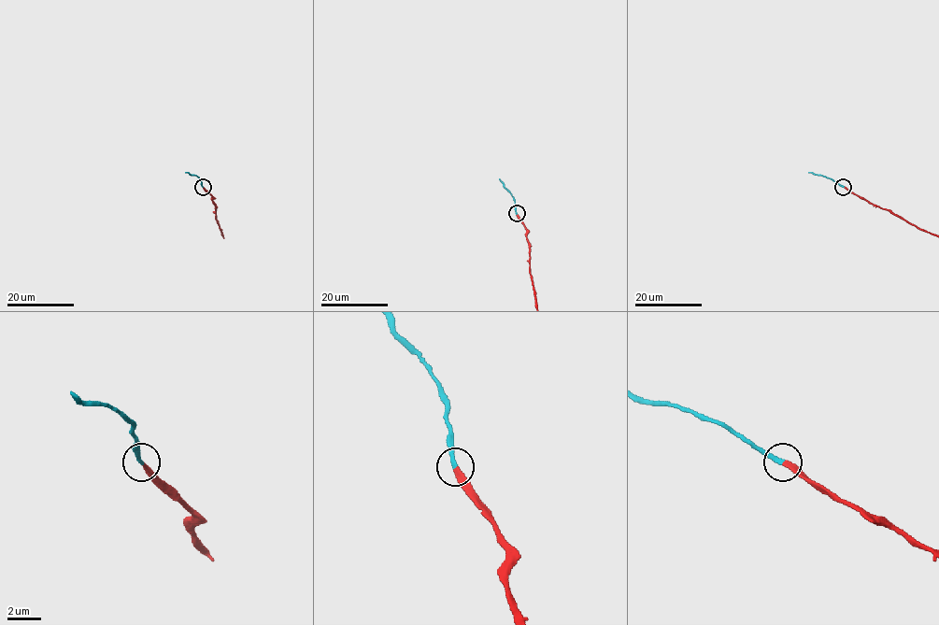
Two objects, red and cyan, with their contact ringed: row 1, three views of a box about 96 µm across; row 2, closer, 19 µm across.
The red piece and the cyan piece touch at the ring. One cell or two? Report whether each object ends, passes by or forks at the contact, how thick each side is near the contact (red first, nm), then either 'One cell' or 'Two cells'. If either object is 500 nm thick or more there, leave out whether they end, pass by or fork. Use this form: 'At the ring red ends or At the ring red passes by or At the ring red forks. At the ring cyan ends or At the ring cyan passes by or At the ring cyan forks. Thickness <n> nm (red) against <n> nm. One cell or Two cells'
At the ring red ends. At the ring cyan ends. Thickness 300 nm (red) against 280 nm. One cell

